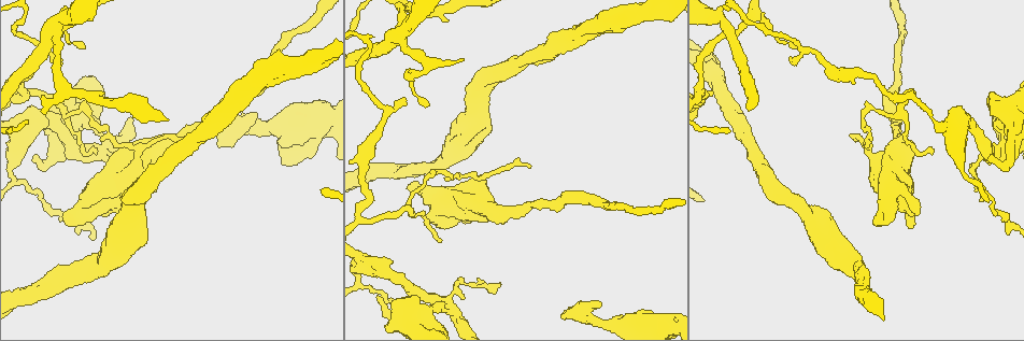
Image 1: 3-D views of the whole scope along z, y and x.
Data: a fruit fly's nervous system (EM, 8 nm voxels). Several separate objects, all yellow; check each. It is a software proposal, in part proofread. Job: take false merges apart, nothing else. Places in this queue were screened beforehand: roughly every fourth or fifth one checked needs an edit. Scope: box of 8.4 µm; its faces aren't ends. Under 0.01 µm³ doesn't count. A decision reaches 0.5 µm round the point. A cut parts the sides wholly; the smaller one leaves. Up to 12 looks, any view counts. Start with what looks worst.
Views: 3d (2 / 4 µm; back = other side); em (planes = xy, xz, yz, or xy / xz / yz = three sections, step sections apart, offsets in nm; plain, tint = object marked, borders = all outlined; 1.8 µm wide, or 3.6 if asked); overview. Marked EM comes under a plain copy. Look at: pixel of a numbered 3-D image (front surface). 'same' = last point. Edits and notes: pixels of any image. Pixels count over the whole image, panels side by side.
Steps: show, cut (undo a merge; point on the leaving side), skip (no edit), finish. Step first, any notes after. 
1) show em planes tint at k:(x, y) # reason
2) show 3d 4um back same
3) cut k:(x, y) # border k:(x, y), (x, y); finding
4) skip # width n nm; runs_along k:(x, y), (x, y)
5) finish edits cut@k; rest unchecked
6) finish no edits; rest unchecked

show 3d 4um at 1:(363, 160) # sudden change in width

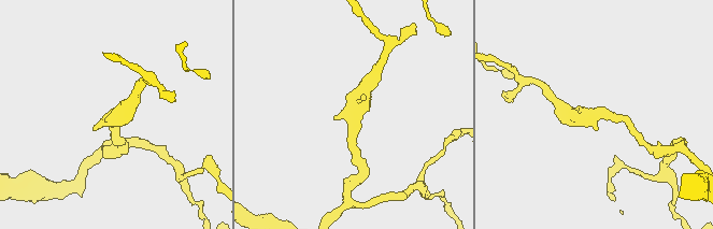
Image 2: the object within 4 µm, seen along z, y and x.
show em planes tint at 2:(593, 116)

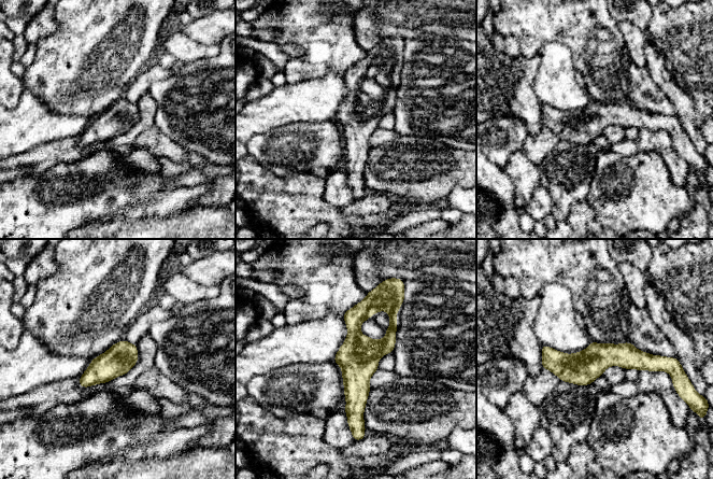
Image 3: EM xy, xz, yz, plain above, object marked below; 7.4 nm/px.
skip # runs_along 3:(372, 297), (355, 319), (351, 424); one neuron here

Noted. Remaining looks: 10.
show em planes tint at 1:(367, 267) # sharp bend

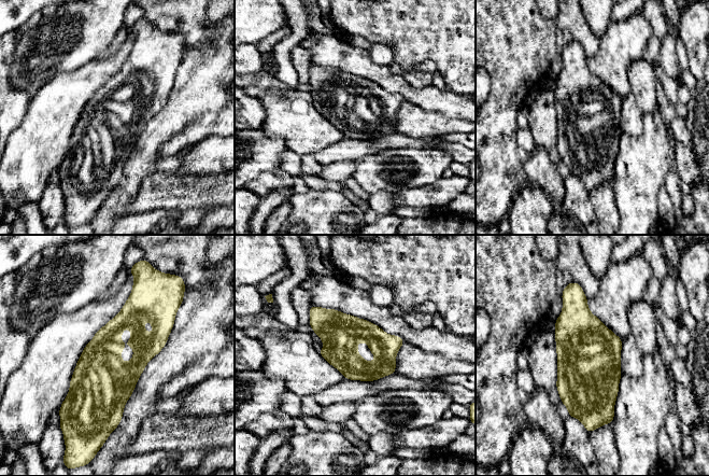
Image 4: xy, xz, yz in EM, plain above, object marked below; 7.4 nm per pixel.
skip # runs_along 4:(313, 308), (363, 331), (392, 370); one neuron here

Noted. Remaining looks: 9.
show 3d 4um back at 1:(589, 319) # thick turns thin

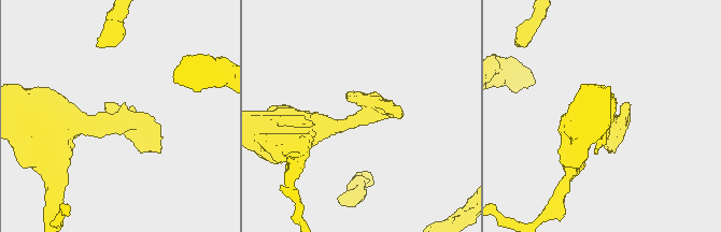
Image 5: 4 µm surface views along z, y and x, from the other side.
show em xy step 4 tint at 5:(361, 114)

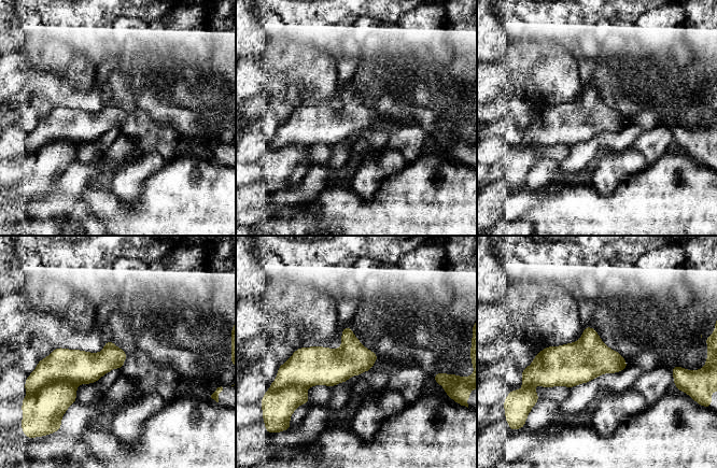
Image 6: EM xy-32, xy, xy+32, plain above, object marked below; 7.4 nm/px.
cut 6:(43, 409) # border 6:(76, 384), (52, 382), (46, 385); two neurons meet here

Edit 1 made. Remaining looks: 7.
show 3d 4um back at 1:(884, 222) # abrupt turn

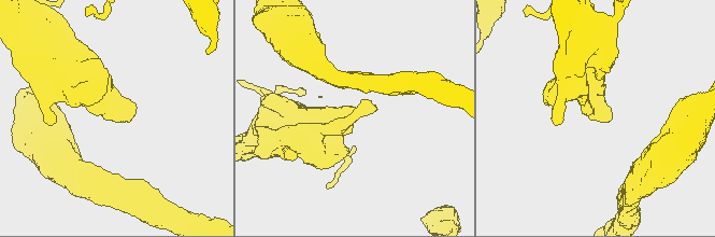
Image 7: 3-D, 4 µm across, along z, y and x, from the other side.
show em planes tint at 7:(113, 112)

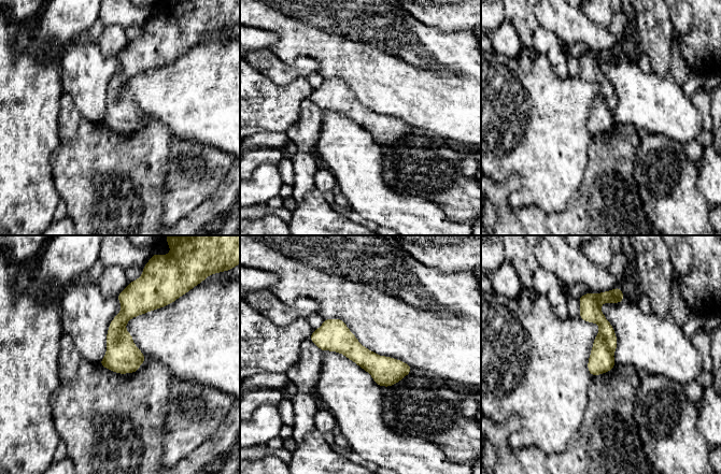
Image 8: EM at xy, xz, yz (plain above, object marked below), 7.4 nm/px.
skip # runs_along 8:(312, 338), (408, 369); continuous, no second neuron

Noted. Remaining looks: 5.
show 3d 4um at 1:(1000, 143) # sharp bend

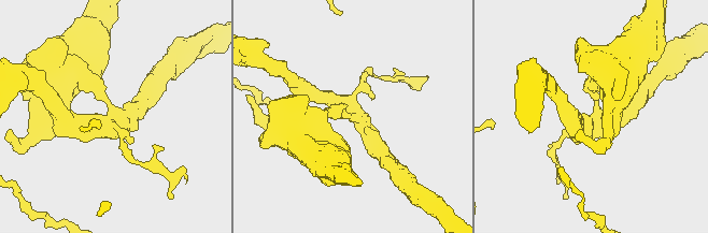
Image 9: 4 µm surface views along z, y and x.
show em yz step 4 tint at 9:(595, 115) # arms 4; now the EM

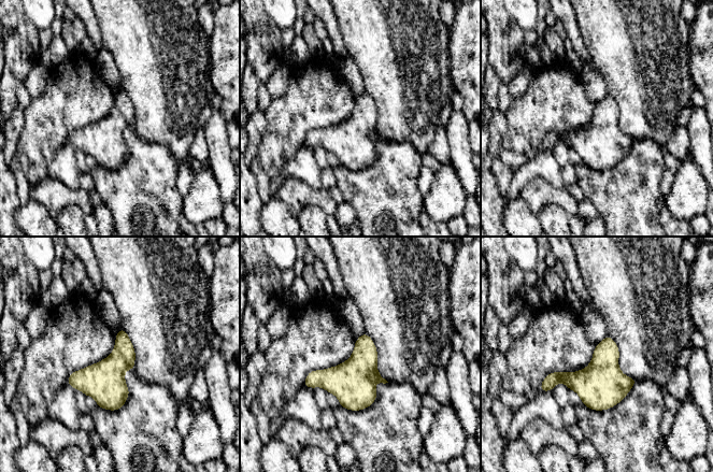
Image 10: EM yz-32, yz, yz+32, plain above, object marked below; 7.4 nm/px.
show em planes borders same # cut it another way

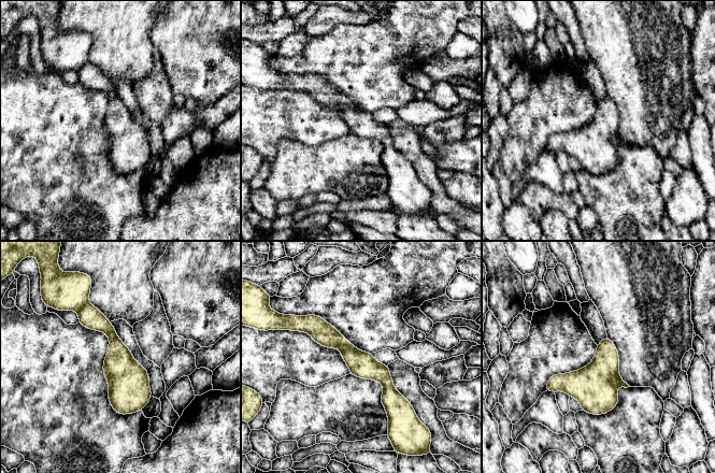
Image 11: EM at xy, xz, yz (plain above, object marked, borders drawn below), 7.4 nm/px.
cut 11:(63, 291) # width 200 nm; two neurons meet here

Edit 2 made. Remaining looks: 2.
finish edits cut@6, cut@11; rest unchecked

